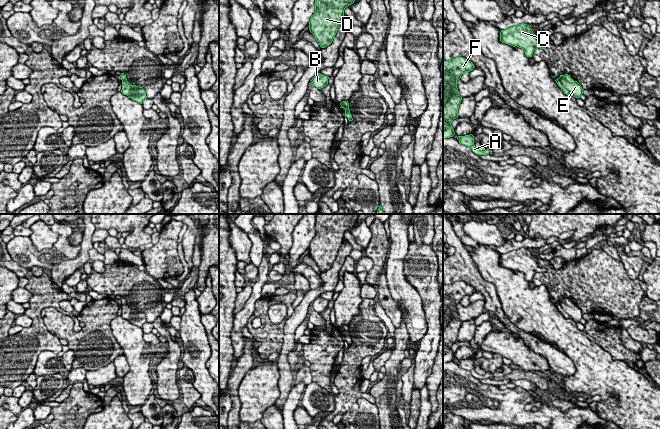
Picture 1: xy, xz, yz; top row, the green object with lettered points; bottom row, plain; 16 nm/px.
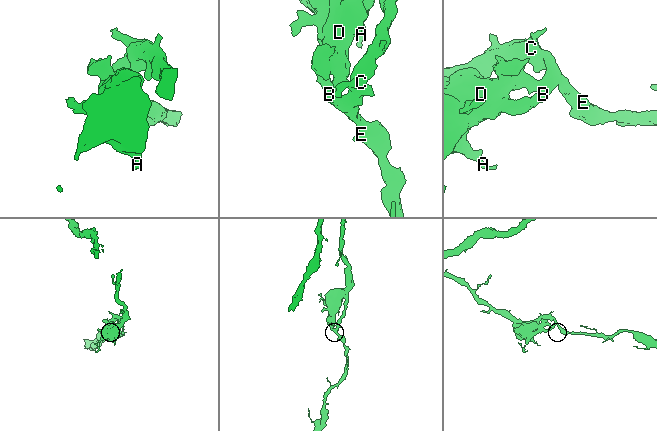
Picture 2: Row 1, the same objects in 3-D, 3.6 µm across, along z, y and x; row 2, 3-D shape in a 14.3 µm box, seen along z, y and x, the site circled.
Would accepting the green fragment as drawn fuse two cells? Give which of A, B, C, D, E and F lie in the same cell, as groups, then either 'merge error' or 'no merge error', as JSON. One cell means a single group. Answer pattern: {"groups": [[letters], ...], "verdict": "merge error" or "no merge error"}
{"groups": [["A", "B", "C", "D", "E", "F"]], "verdict": "no merge error"}

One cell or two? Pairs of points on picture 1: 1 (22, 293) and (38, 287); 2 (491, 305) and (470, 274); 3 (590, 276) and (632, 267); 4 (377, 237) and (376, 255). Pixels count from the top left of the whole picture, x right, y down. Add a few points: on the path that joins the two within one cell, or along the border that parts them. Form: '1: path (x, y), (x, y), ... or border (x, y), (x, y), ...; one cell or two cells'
1: border (25, 287), (31, 293); two cells
2: path (489, 297), (487, 291), (478, 282); one cell
3: border (620, 261), (626, 273), (632, 279), (637, 278); two cells
4: path (377, 241), (377, 251); one cell

